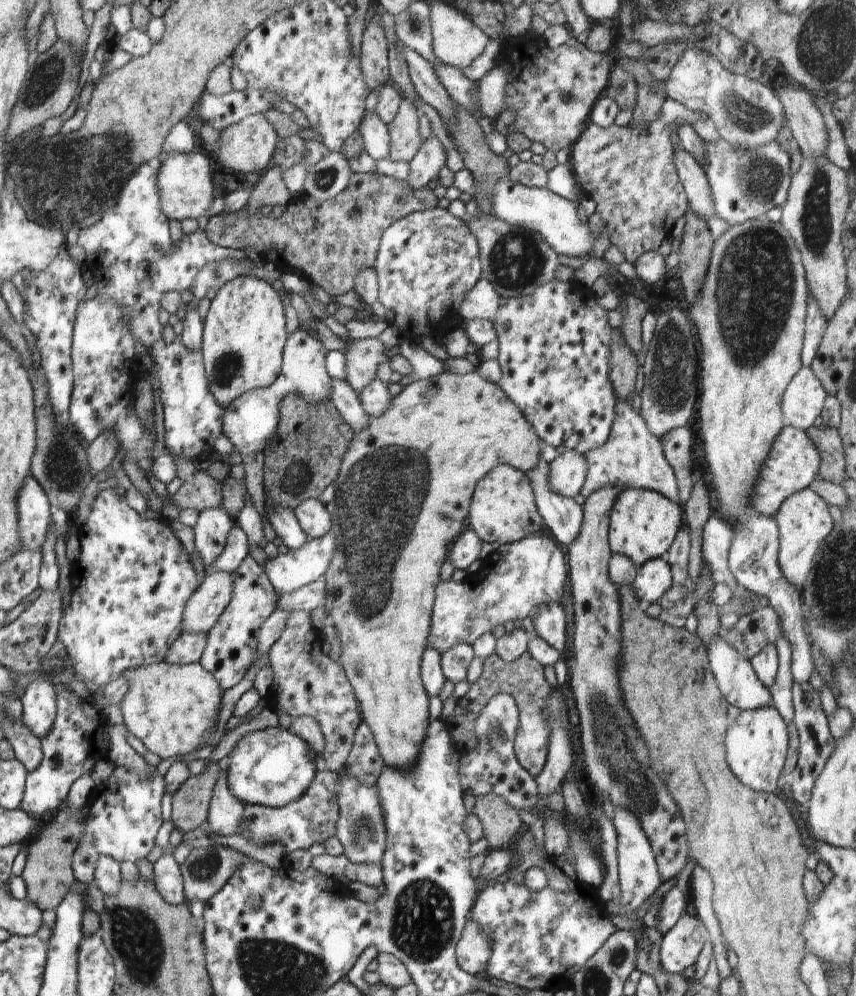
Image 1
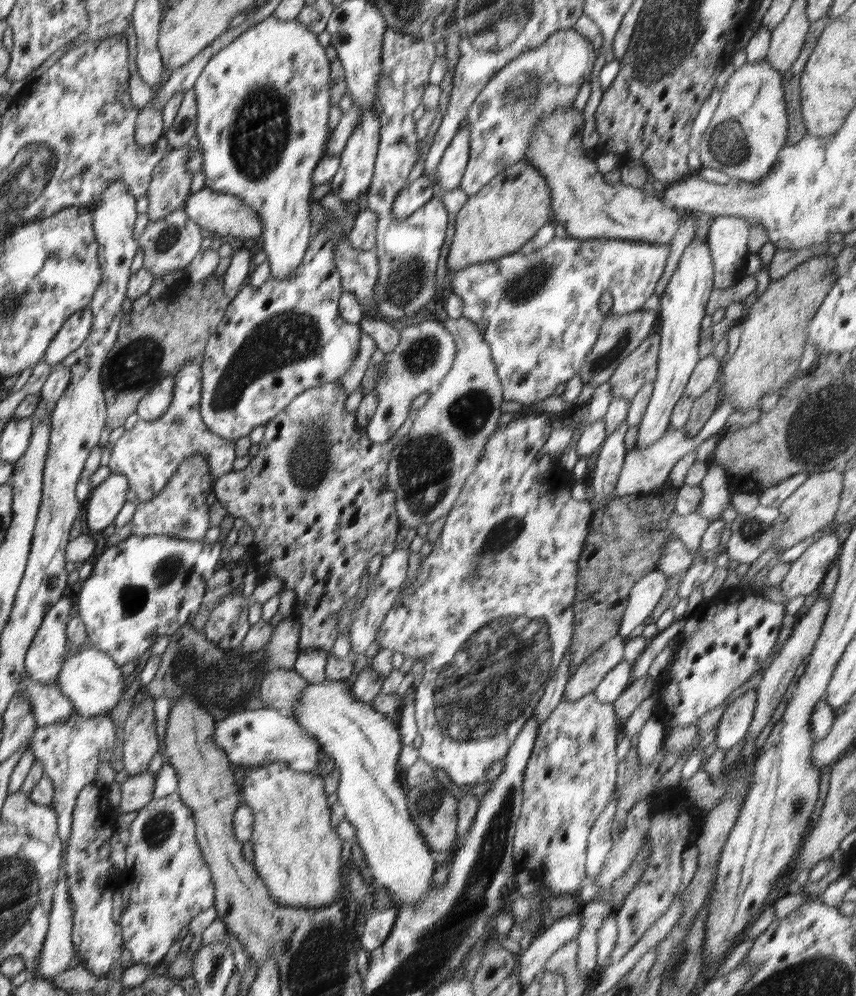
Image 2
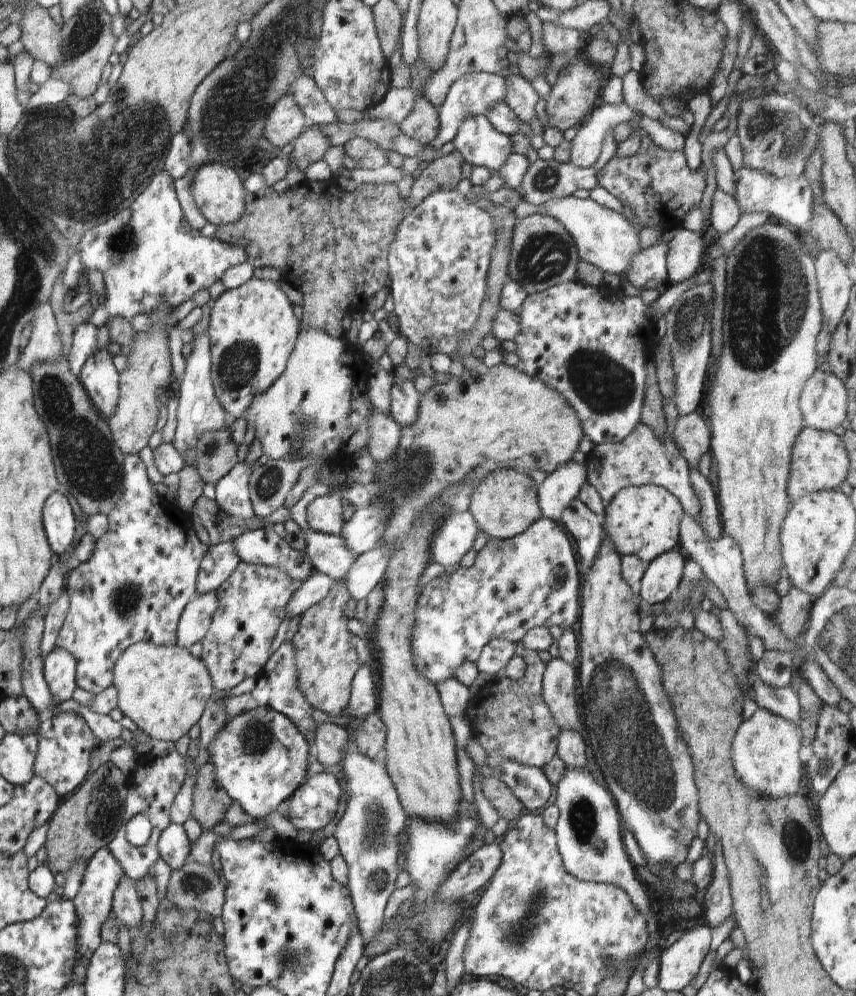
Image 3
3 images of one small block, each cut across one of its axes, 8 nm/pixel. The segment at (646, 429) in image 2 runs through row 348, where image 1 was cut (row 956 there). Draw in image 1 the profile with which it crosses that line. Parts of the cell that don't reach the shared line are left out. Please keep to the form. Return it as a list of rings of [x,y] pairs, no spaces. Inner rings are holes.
[[[685,912],[662,937],[660,962],[662,970],[681,974],[696,962],[708,941],[707,928],[696,916]]]

